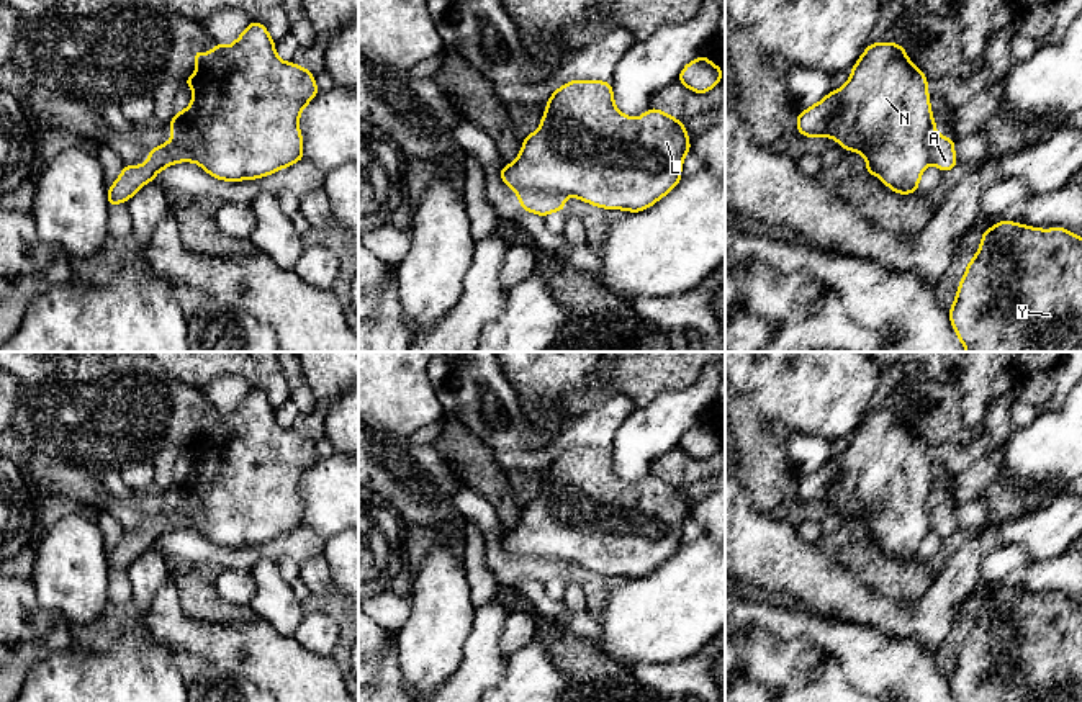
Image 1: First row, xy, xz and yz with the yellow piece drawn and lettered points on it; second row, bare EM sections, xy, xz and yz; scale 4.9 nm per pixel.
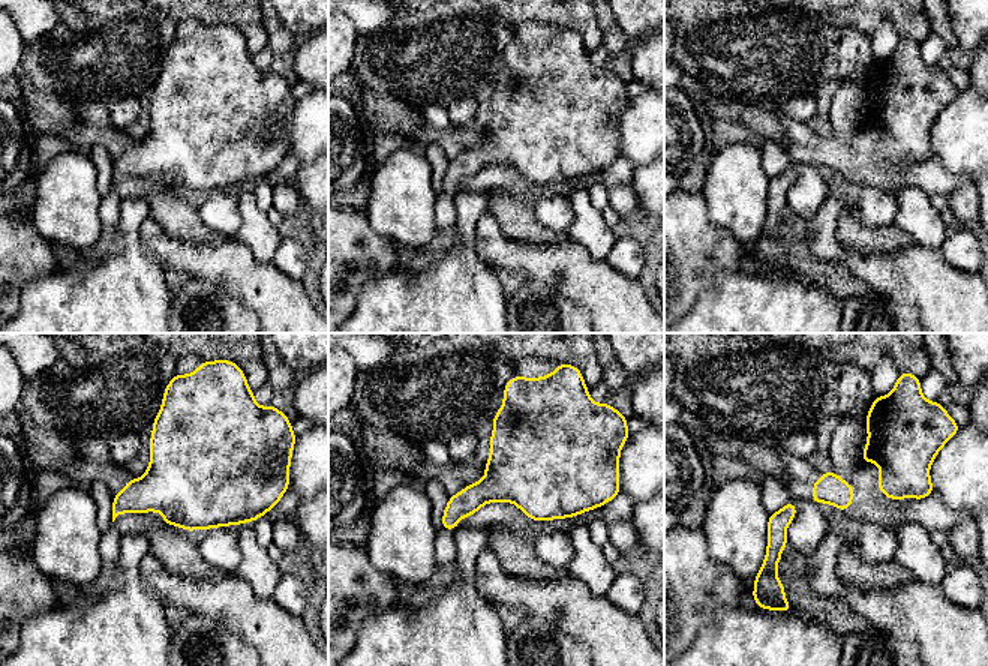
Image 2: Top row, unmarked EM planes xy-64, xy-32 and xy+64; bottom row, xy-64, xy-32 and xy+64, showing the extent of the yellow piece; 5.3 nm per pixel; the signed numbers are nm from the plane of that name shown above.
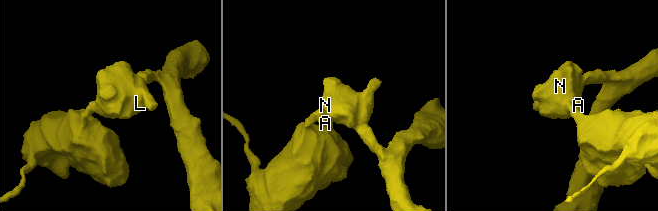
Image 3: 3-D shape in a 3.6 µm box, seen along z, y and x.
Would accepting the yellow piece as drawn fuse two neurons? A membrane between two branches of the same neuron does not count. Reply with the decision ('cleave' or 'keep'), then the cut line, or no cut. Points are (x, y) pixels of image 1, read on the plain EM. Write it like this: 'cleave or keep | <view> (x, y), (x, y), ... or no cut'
cleave | xz (516, 555), (549, 557), (565, 563)

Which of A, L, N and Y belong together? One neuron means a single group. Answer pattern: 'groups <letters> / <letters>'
groups A / L N Y

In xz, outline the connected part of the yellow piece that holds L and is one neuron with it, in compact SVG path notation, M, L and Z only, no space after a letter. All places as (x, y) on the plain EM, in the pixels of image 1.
M571 447L547 468L539 496L525 502L519 524L499 537L501 547L514 556L550 558L579 565L606 576L643 578L681 548L683 525L691 517L683 488L650 475L640 484L620 479L614 471L611 448Z

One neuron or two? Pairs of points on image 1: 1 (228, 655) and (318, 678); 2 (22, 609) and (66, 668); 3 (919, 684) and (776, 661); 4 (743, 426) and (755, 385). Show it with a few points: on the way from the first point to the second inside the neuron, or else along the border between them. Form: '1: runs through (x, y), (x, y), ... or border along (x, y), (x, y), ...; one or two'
1: runs through (251, 666), (282, 666), (295, 676); one
2: border along (69, 647), (38, 660), (25, 676); two
3: border along (809, 642), (840, 665); two
4: border along (742, 395), (768, 424); two

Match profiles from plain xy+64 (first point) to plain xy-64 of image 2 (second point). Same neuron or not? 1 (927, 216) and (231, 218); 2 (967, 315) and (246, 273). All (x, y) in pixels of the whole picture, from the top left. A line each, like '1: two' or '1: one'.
1: two
2: one

